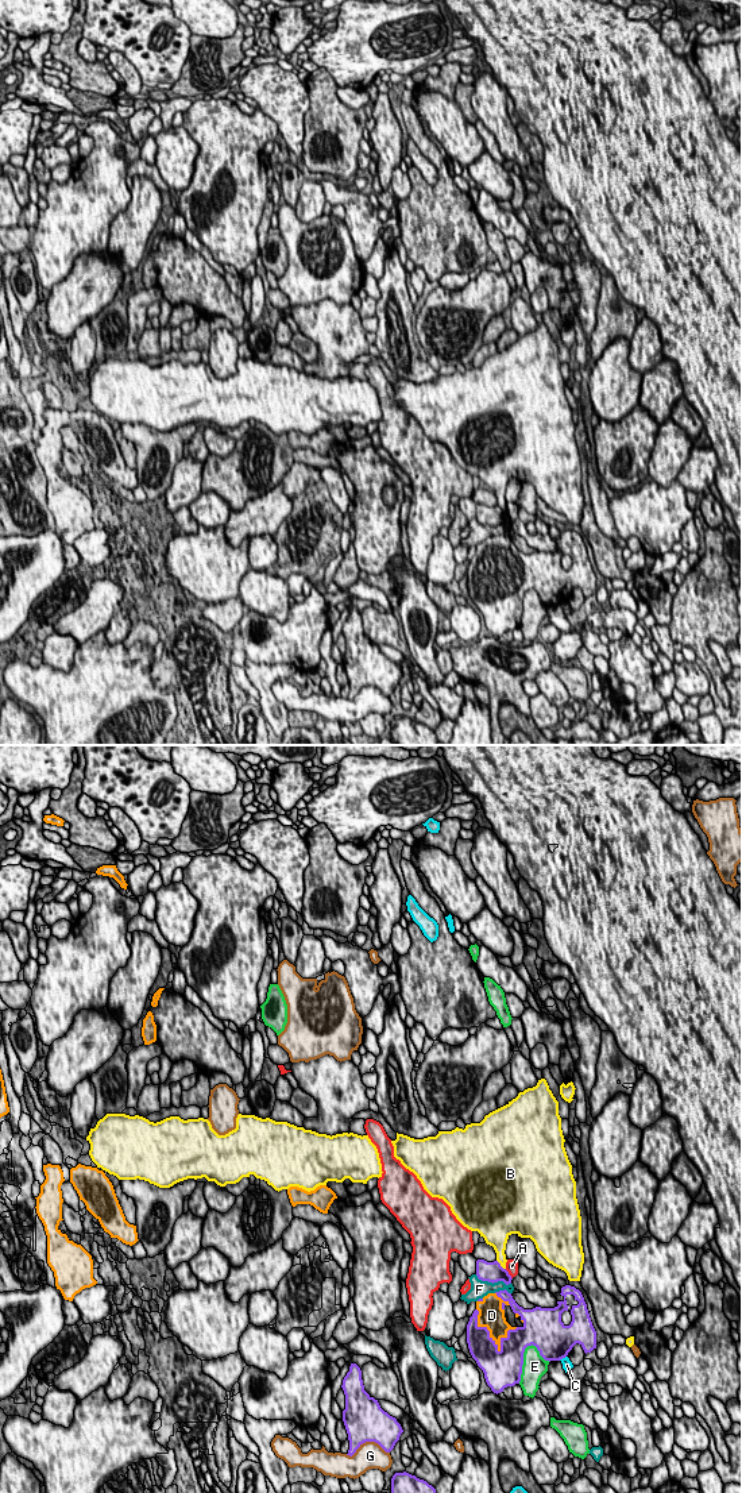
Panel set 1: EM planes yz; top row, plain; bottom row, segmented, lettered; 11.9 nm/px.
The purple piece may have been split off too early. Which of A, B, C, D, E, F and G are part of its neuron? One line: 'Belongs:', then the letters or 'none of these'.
Belongs: D

